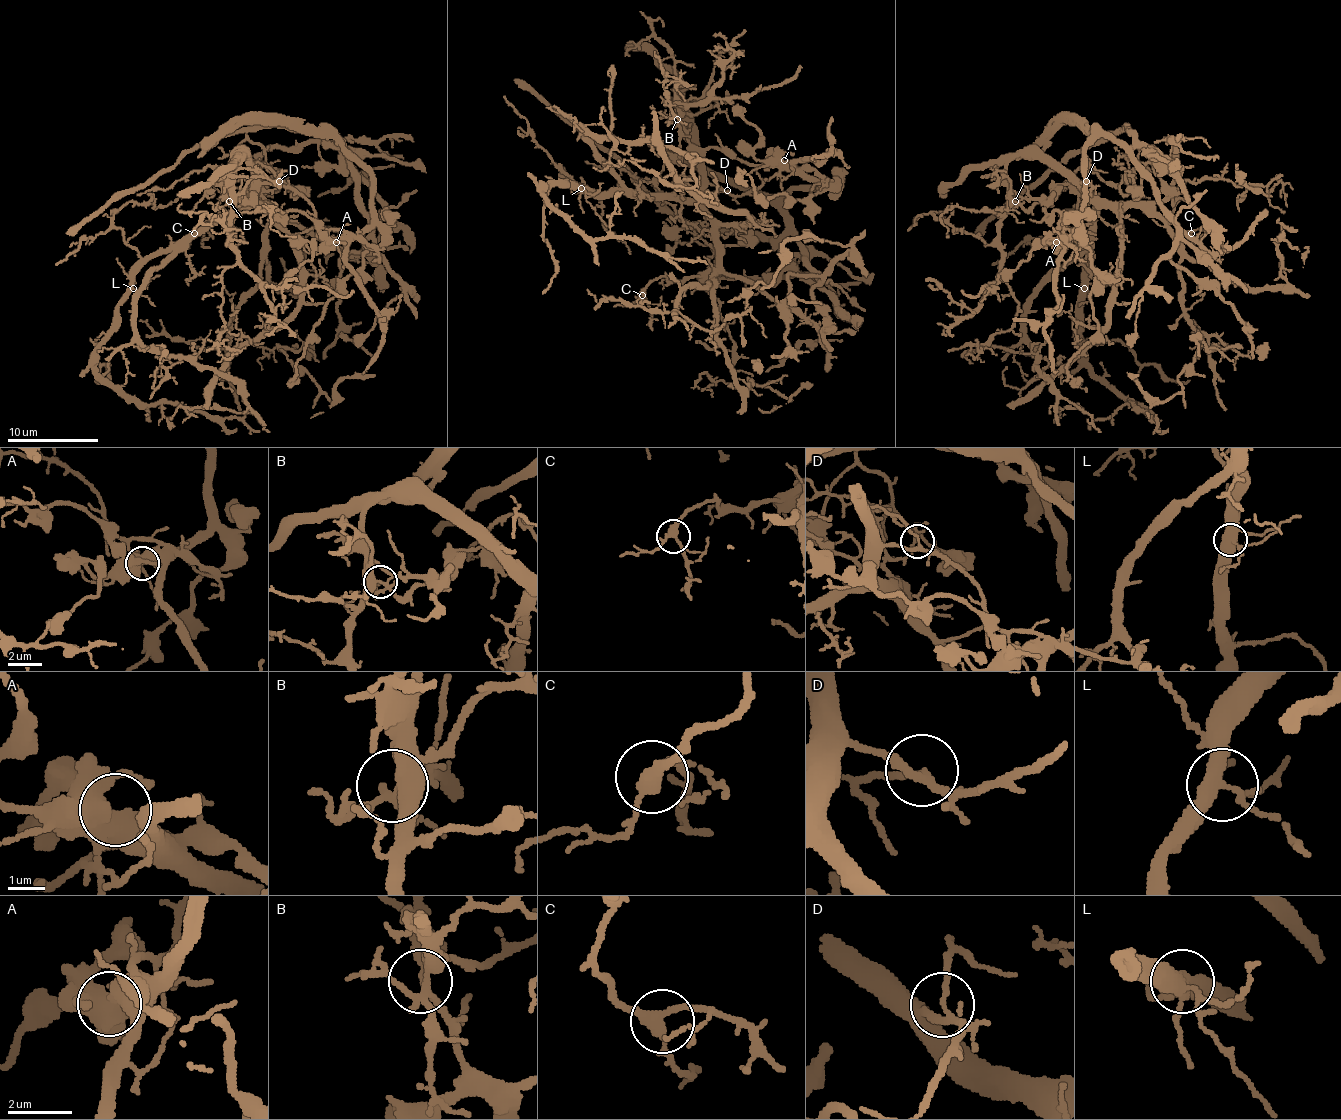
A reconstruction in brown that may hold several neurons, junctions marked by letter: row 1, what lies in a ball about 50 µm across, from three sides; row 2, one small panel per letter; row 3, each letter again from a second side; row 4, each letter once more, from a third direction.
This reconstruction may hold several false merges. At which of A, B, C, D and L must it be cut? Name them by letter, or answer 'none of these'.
none of these

